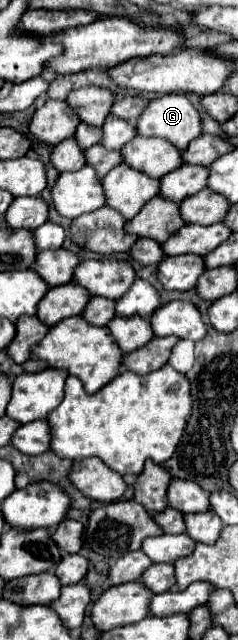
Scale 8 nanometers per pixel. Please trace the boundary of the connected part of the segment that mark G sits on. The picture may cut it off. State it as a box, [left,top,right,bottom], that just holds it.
[136,93,202,149]

